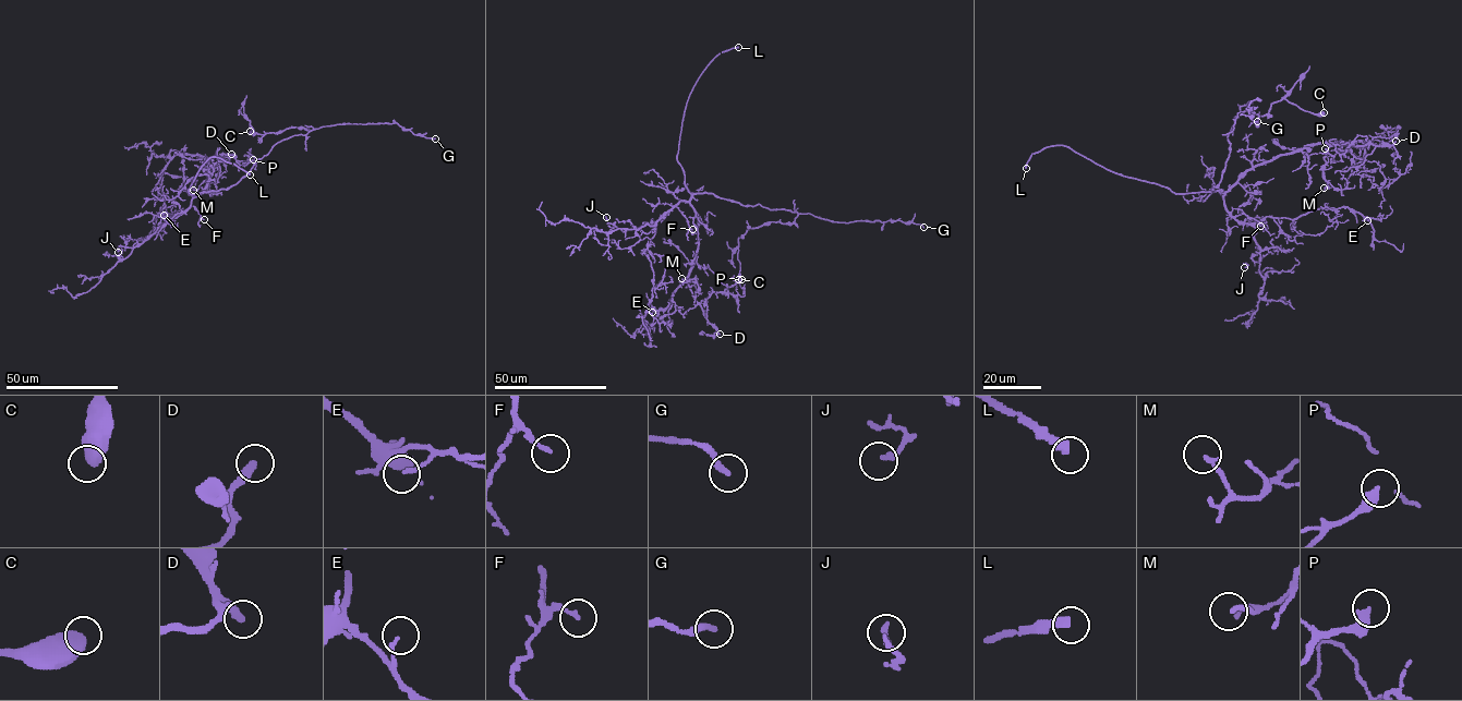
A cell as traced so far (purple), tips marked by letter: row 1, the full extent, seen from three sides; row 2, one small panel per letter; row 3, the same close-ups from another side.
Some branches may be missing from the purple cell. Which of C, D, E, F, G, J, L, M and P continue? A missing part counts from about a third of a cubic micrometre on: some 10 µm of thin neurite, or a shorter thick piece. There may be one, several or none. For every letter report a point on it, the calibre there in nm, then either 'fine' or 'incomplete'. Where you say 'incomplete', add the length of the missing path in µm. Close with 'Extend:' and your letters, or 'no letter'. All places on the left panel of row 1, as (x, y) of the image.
C: at (250, 131); 600 nm thick; fine
D: at (231, 154); 300 nm thick; incomplete; about 70 µm are missing
E: at (164, 215); 120 nm thick; fine
F: at (204, 219); 160 nm thick; fine
G: at (435, 139); 260 nm thick; incomplete; about 25 µm are missing
J: at (118, 252); 180 nm thick; fine
L: at (250, 174); 320 nm thick; fine
M: at (193, 190); 170 nm thick; fine
P: at (253, 159); 300 nm thick; fine
Extend: D, G

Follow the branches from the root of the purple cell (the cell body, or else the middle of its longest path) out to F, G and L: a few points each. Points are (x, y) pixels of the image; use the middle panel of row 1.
F: (709, 194), (696, 193), (688, 201), (676, 205), (692, 229)
G: (709, 194), (745, 206), (759, 204), (771, 209), (809, 213), (833, 221), (901, 220), (923, 227)
L: (709, 194), (691, 194), (688, 191), (684, 169), (677, 159), (684, 110), (705, 67), (720, 52), (738, 47)

